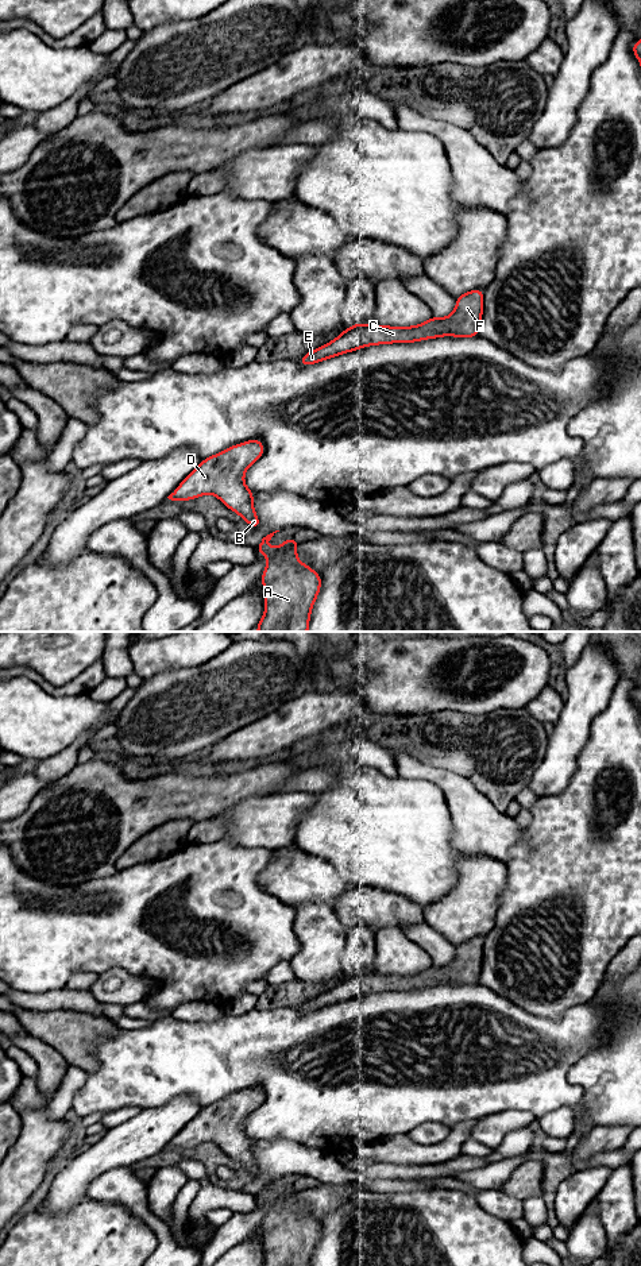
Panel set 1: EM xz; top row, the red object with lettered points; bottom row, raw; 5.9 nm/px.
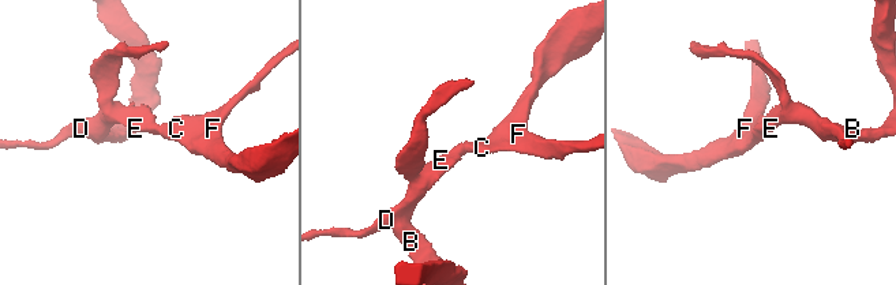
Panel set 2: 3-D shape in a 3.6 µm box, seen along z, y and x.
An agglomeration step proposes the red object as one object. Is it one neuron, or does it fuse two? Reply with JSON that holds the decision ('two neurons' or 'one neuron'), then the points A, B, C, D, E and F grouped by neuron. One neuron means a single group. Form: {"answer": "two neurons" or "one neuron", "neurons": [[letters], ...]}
{"answer": "one neuron", "neurons": [["A", "B", "C", "D", "E", "F"]]}

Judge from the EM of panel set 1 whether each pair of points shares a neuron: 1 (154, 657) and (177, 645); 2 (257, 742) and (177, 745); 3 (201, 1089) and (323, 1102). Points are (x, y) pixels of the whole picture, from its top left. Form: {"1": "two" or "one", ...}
{"1": "one", "2": "two", "3": "one"}

